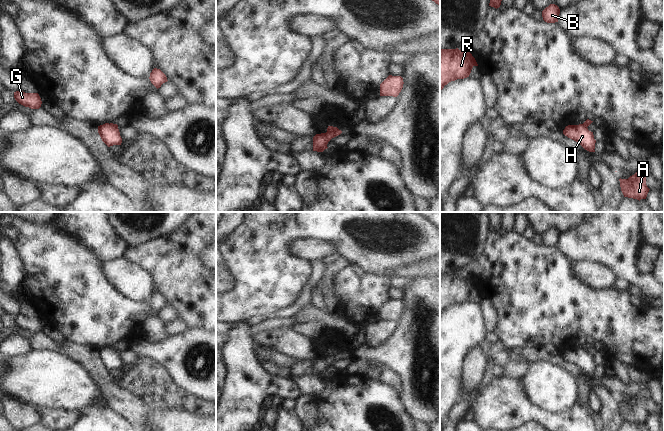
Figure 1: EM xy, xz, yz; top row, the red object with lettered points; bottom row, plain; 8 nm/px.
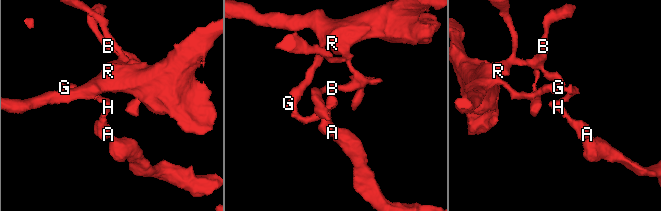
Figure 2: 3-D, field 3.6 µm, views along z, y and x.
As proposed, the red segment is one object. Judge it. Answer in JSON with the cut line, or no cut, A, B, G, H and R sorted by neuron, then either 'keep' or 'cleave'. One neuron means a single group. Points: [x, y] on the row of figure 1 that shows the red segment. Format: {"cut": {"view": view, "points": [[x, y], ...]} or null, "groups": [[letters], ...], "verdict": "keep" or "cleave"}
{"cut": {"view": "xz", "points": [[339, 130], [327, 132]]}, "groups": [["A", "H"], ["B", "G", "R"]], "verdict": "cleave"}

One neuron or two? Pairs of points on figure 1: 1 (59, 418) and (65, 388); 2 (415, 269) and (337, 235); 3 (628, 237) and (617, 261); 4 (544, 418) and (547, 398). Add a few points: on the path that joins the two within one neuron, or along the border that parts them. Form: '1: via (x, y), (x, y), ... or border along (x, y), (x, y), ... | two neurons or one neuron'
1: border along (38, 407), (80, 411) | two neurons
2: border along (428, 261), (414, 261), (401, 265), (394, 274) | two neurons
3: via (622, 243), (618, 247), (618, 255) | one neuron
4: border along (527, 396), (549, 412), (568, 409) | two neurons

